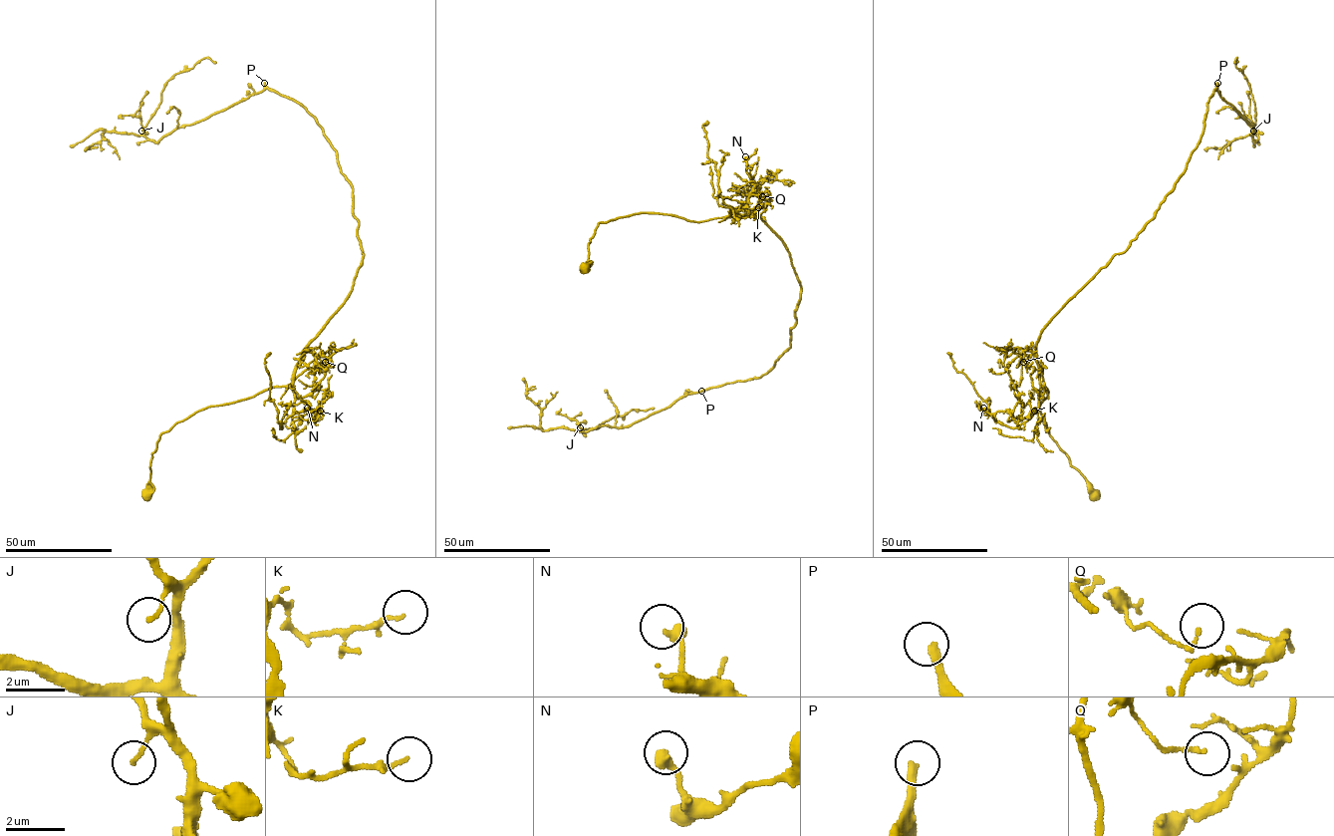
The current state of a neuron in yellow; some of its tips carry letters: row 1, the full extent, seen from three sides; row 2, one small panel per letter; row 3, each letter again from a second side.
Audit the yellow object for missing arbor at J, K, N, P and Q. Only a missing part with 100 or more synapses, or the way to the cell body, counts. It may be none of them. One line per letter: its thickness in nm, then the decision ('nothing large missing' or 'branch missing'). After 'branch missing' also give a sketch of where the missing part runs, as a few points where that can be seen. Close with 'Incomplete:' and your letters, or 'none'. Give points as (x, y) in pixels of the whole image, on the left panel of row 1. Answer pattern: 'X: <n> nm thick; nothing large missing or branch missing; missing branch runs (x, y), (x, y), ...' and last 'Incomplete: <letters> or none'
J: 130 nm thick; nothing large missing
K: 120 nm thick; nothing large missing
N: 360 nm thick; nothing large missing
P: 280 nm thick; branch missing; missing branch runs (264, 83), (224, 59), (197, 69), (180, 69), (161, 75), (150, 72)
Q: 120 nm thick; nothing large missing
Incomplete: P

